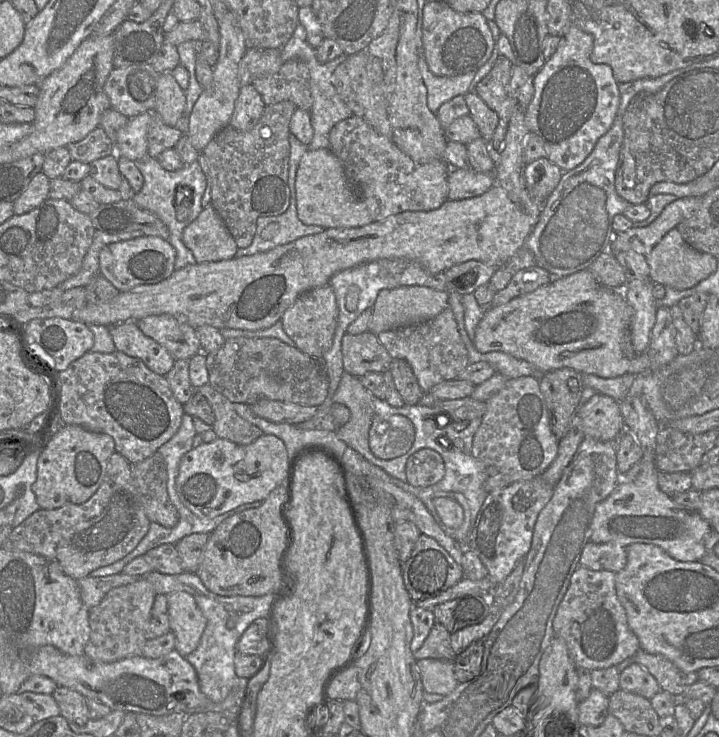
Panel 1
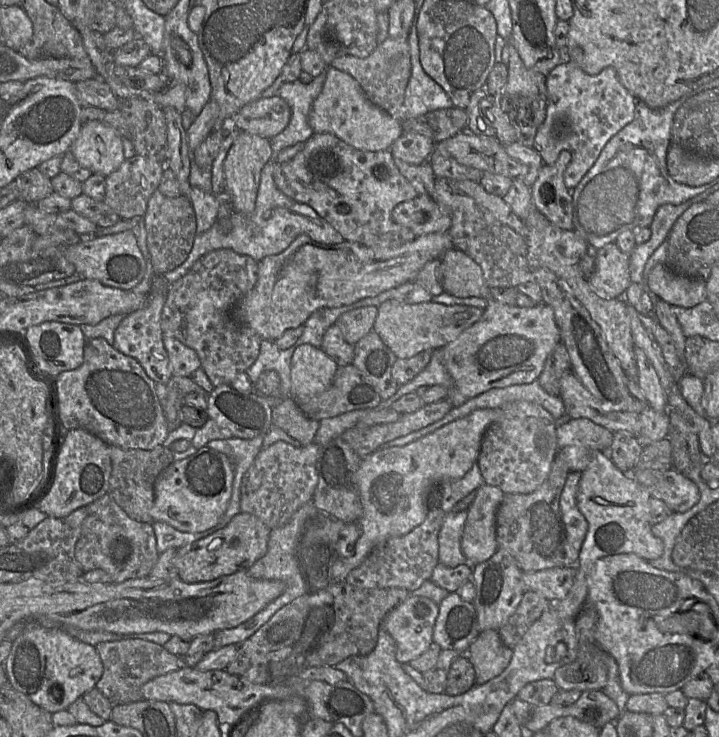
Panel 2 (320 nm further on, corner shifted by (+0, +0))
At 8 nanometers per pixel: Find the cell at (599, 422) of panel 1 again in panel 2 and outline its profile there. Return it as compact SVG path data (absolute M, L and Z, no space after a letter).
M587 418L558 421L557 457L560 457L570 472L586 469L591 453L607 453L613 441L613 433Z

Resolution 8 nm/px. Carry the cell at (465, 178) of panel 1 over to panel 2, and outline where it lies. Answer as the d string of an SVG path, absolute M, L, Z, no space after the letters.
M417 195L397 204L391 218L395 223L409 228L415 236L447 232L451 226L450 215L443 213L438 203L427 195Z

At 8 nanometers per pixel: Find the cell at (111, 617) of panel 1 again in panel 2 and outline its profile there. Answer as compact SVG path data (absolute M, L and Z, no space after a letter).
M140 638L101 642L95 647L103 664L103 674L95 687L113 705L143 700L142 687L145 683L155 677L188 667L182 657L168 652L164 646Z

